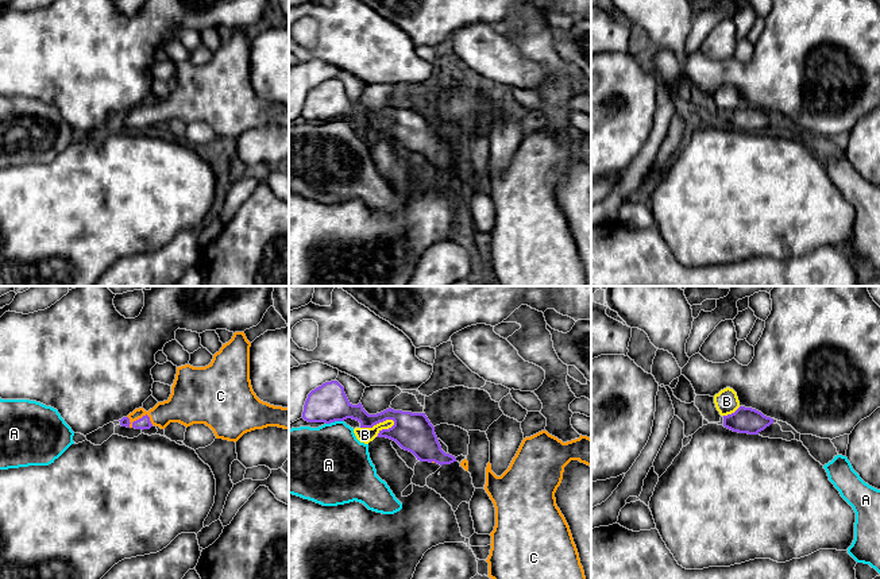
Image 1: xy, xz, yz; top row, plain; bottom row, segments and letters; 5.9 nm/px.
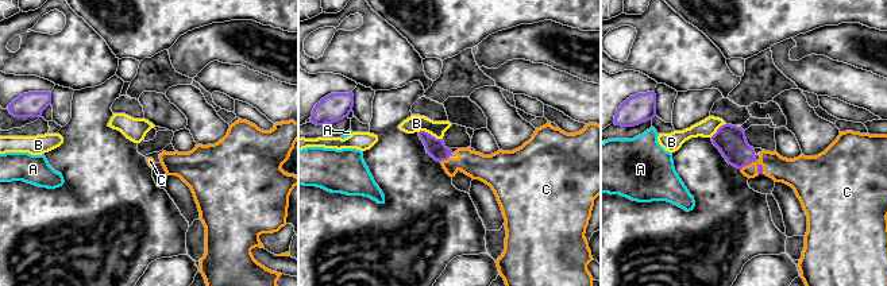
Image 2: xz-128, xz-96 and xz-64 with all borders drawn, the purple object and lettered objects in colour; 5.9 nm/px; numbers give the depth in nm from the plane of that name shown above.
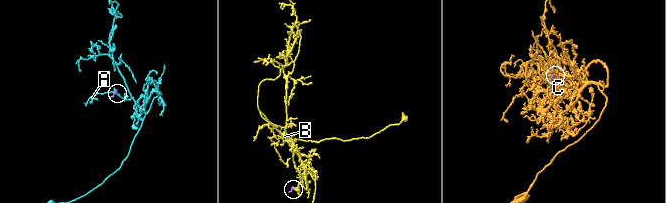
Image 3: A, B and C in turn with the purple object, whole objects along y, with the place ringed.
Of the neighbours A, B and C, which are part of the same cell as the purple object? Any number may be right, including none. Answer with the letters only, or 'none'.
C

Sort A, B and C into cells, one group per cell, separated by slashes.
A / B / C

